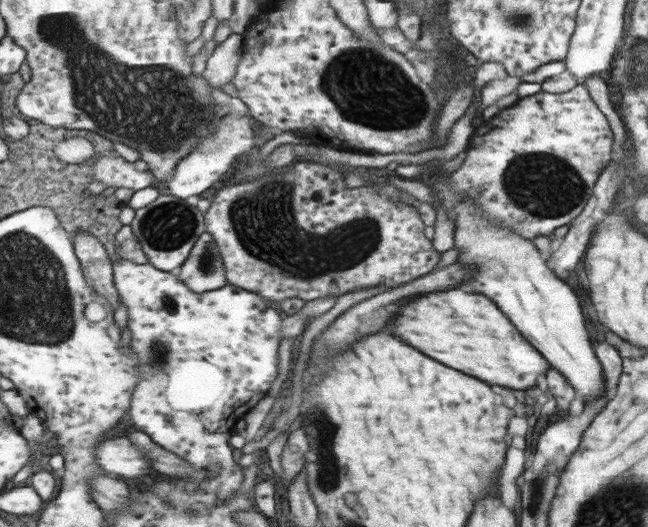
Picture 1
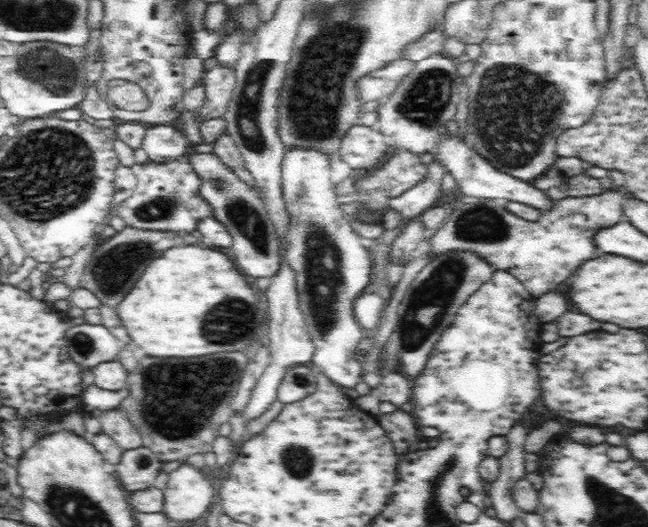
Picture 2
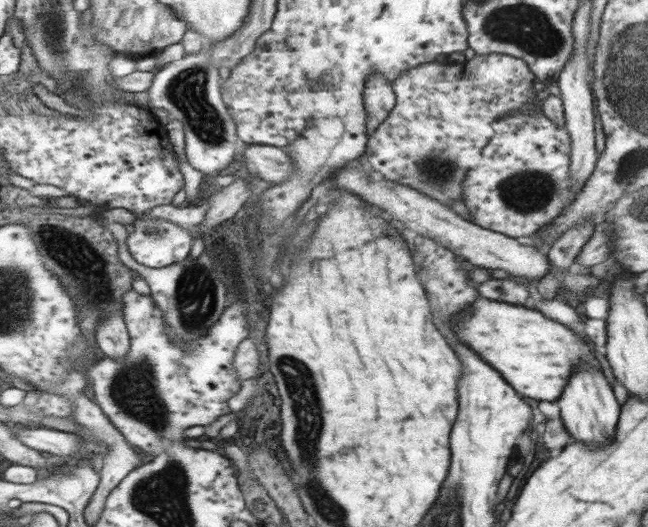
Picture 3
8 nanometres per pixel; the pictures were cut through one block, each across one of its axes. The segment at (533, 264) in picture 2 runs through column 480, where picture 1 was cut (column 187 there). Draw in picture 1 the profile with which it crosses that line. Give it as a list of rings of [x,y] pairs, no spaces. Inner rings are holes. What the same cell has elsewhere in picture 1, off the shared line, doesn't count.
[[[173,194],[161,195],[149,206],[137,210],[131,226],[150,264],[165,272],[176,272],[183,267],[199,238],[208,232],[205,213]]]

